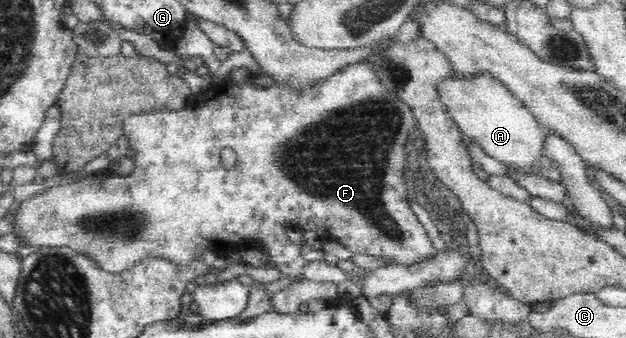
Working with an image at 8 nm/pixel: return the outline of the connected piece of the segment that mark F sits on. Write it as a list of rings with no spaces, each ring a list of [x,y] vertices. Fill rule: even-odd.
[[[362,62],[354,64],[334,76],[326,78],[324,82],[316,84],[316,88],[308,90],[306,94],[294,94],[278,86],[269,76],[250,76],[245,81],[234,86],[234,82],[220,80],[218,87],[218,106],[212,106],[210,102],[204,102],[196,108],[184,110],[165,109],[158,107],[151,111],[139,112],[124,119],[123,135],[129,140],[130,147],[136,152],[134,157],[135,169],[129,176],[116,176],[106,172],[98,172],[84,181],[72,181],[65,185],[48,187],[42,194],[26,199],[16,217],[16,233],[24,237],[26,246],[31,244],[43,248],[71,248],[76,254],[83,254],[93,260],[95,265],[110,274],[122,274],[130,268],[134,268],[147,256],[164,258],[176,264],[188,264],[192,259],[202,259],[204,251],[212,251],[218,255],[225,255],[232,247],[248,240],[260,240],[264,242],[265,248],[272,261],[276,262],[281,276],[284,278],[302,278],[302,272],[306,260],[301,253],[301,245],[297,245],[286,237],[284,230],[292,228],[297,231],[306,229],[316,231],[320,237],[327,240],[340,241],[352,254],[367,254],[386,260],[386,266],[414,266],[420,262],[428,262],[436,256],[436,248],[426,228],[416,219],[416,216],[408,206],[404,198],[406,195],[406,173],[403,171],[405,156],[404,143],[408,134],[413,130],[415,116],[412,108],[408,106],[398,95],[382,83],[378,71],[374,69],[374,63]],[[228,146],[237,154],[237,163],[233,170],[226,171],[220,165],[220,150]]]

